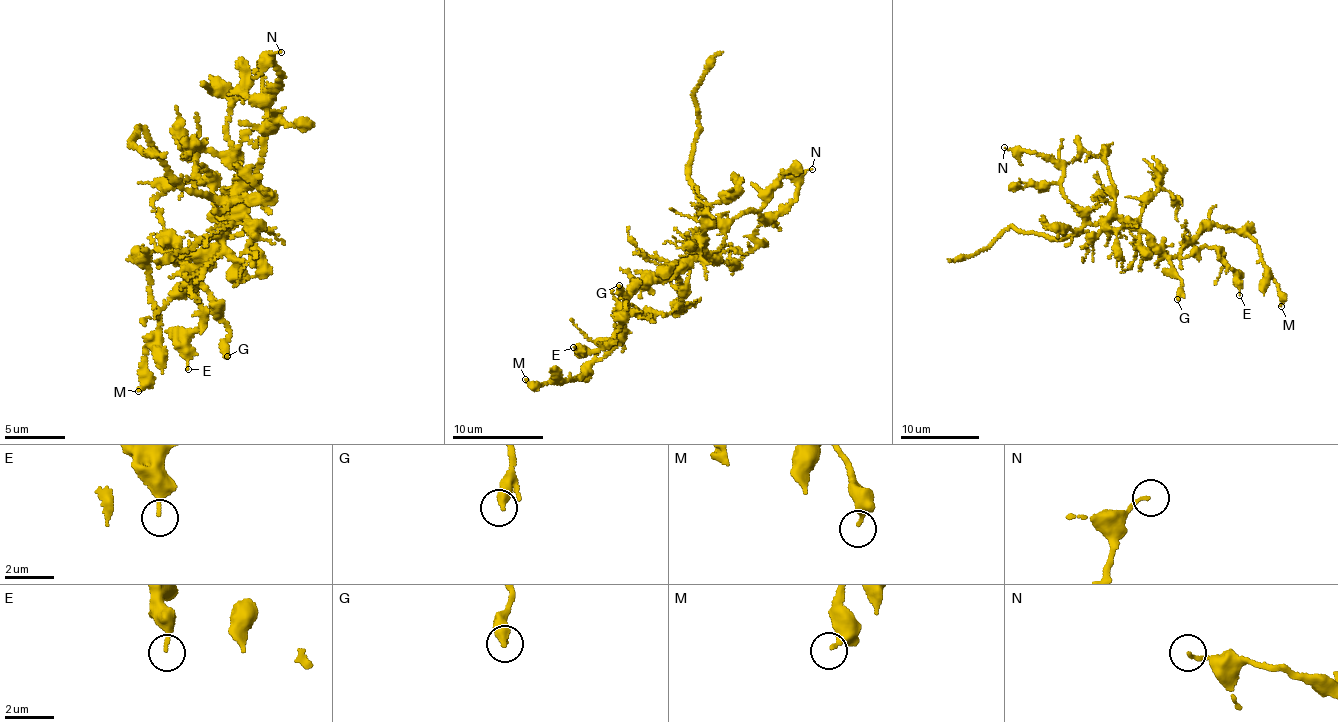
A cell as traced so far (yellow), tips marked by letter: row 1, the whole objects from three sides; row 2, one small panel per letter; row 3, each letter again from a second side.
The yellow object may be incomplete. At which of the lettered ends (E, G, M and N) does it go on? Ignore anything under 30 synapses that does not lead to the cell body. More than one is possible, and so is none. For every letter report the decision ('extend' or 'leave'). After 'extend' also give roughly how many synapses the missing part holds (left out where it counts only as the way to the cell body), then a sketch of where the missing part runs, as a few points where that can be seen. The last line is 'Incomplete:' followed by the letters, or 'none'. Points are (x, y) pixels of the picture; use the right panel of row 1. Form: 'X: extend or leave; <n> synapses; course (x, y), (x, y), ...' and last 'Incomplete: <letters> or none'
E: leave
G: leave
M: leave
N: leave
Incomplete: none

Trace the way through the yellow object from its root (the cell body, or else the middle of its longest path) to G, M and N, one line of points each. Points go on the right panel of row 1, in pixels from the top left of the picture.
G: (1132, 230), (1140, 229), (1149, 236), (1168, 259), (1173, 272), (1180, 280), (1177, 299)
M: (1132, 230), (1173, 257), (1213, 225), (1242, 231), (1278, 284), (1281, 306)
N: (1132, 230), (1117, 219), (1092, 223), (1062, 195), (1063, 171), (1034, 151), (1012, 151), (1004, 147)

